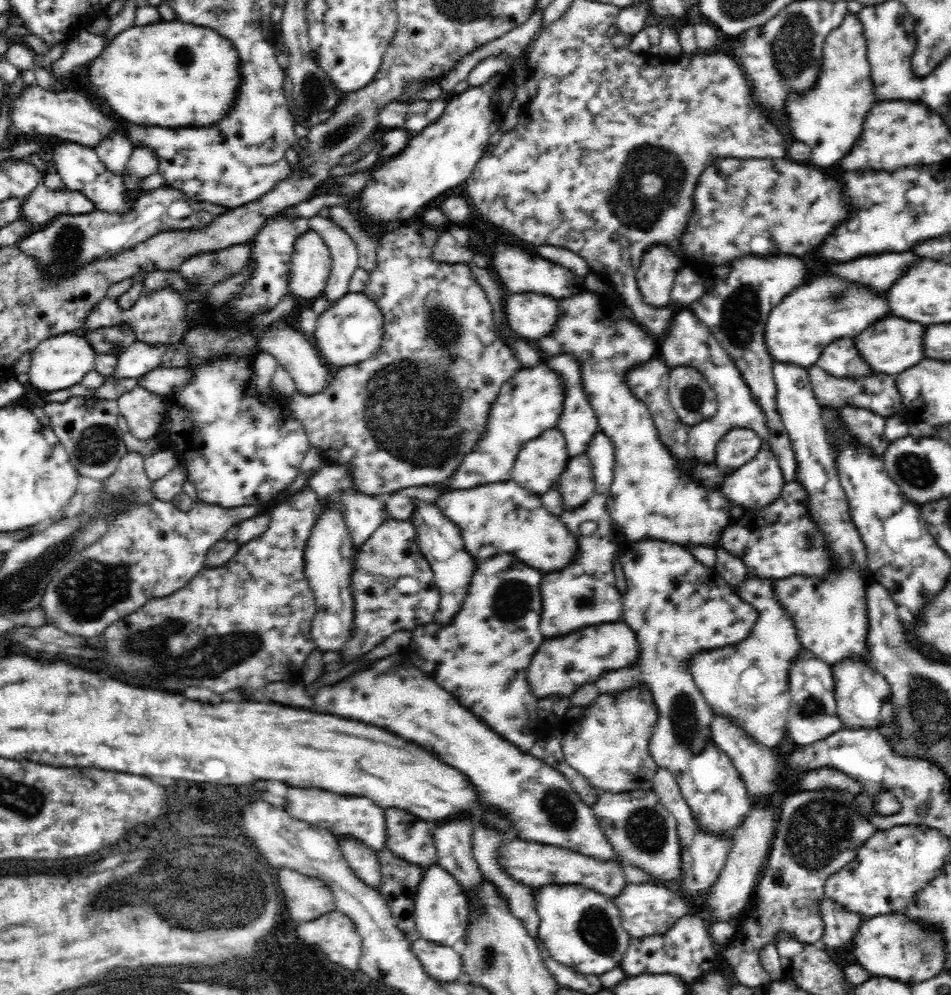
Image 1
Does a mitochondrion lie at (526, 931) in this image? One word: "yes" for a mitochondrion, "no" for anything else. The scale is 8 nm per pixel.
no

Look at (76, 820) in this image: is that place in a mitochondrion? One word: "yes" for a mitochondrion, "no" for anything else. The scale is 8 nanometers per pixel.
no

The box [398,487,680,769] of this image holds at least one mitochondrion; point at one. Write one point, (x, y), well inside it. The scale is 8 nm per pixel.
(512, 605)

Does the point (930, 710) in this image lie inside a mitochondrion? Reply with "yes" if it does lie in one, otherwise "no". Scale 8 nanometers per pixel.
yes

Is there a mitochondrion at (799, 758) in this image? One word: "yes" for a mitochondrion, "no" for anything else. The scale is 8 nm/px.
no

